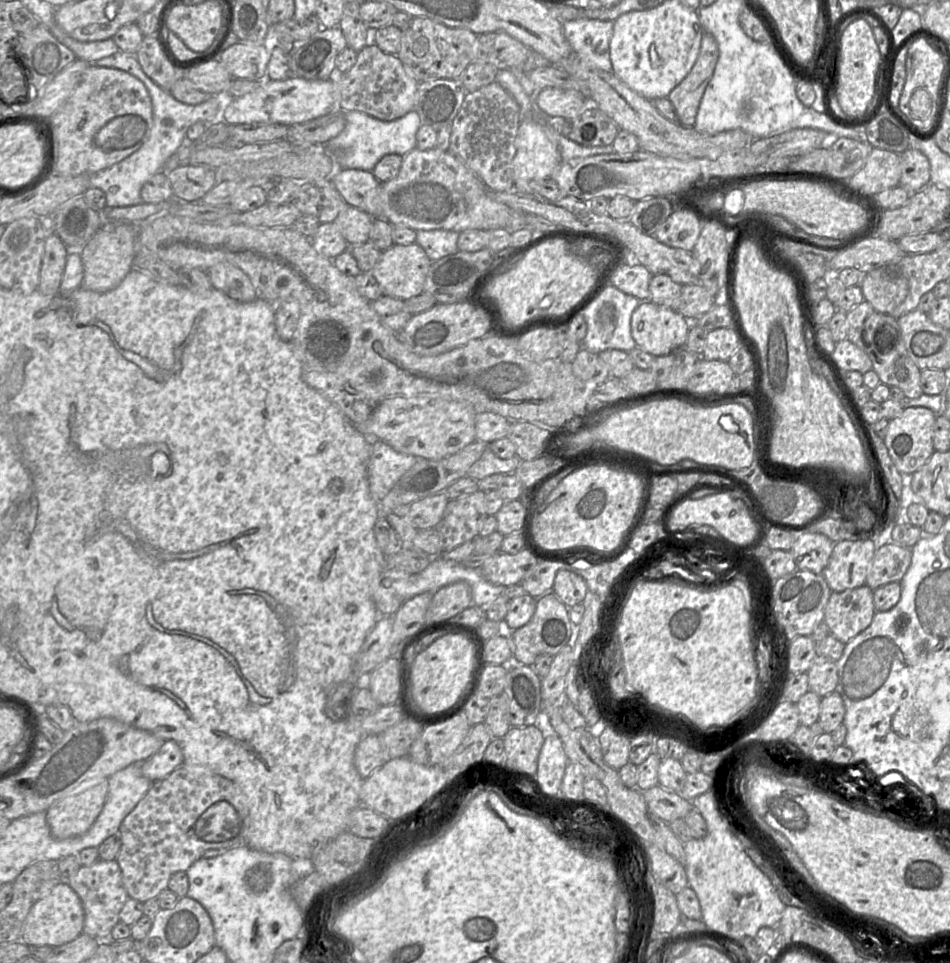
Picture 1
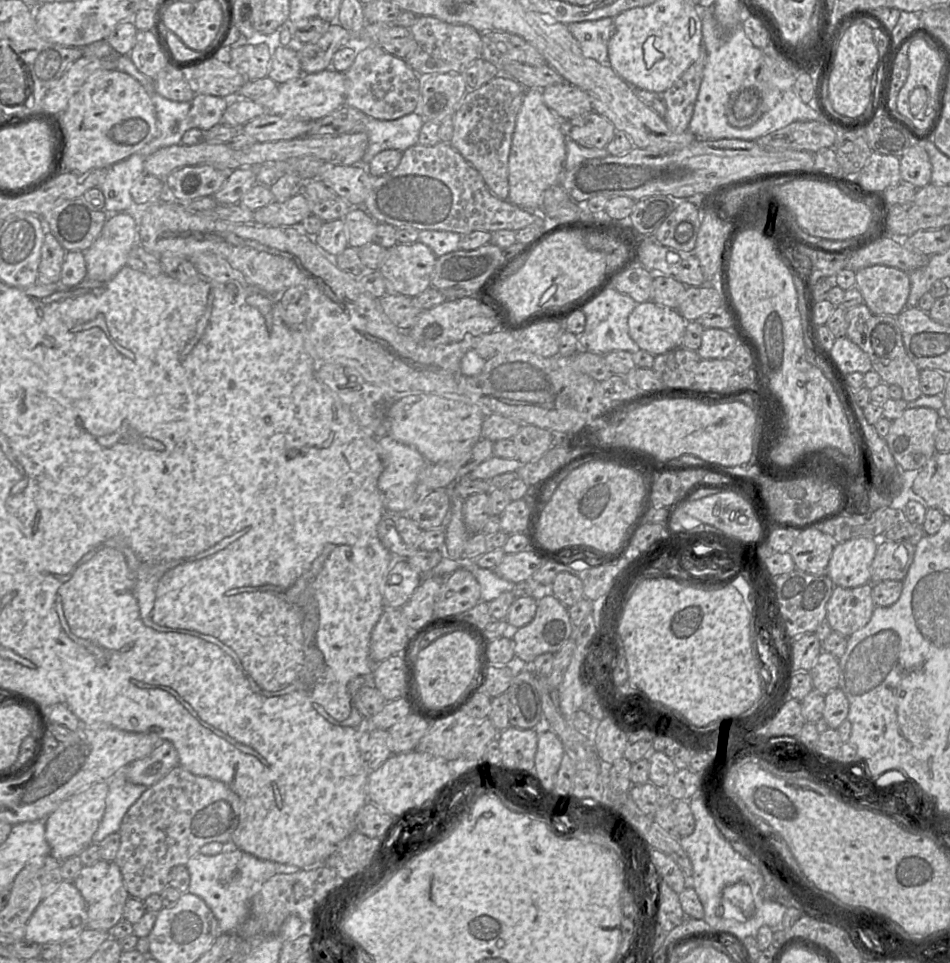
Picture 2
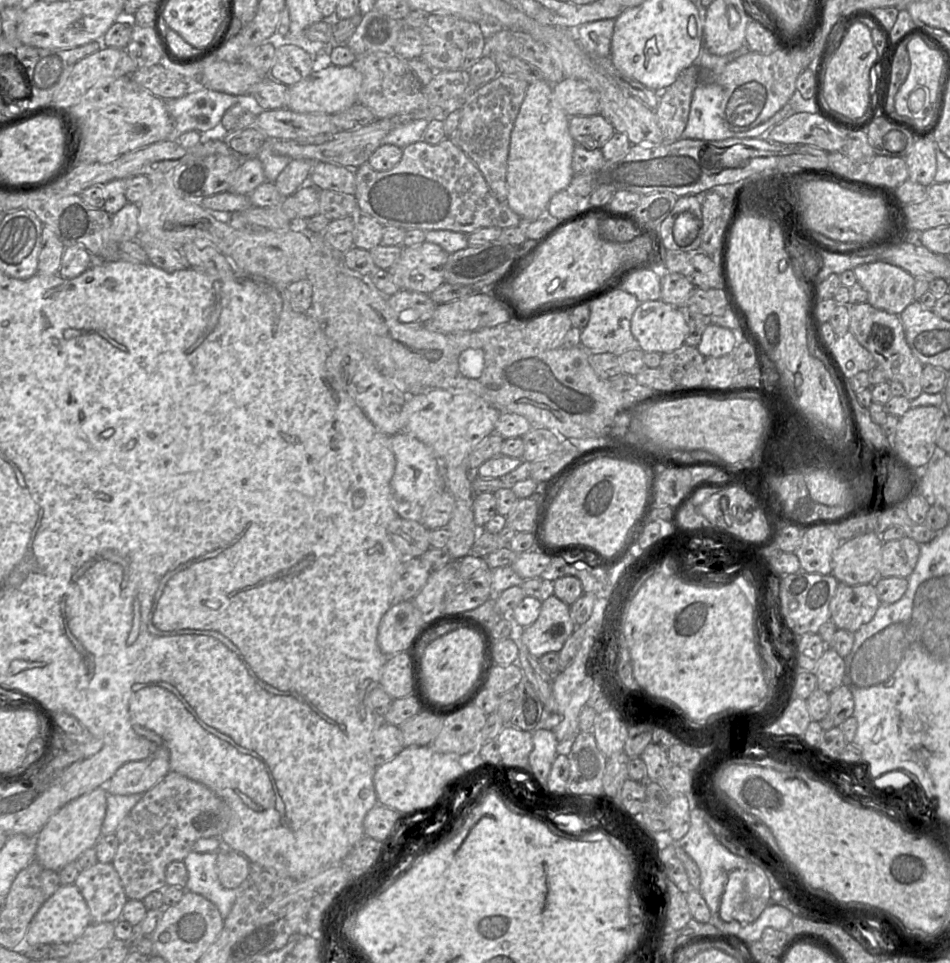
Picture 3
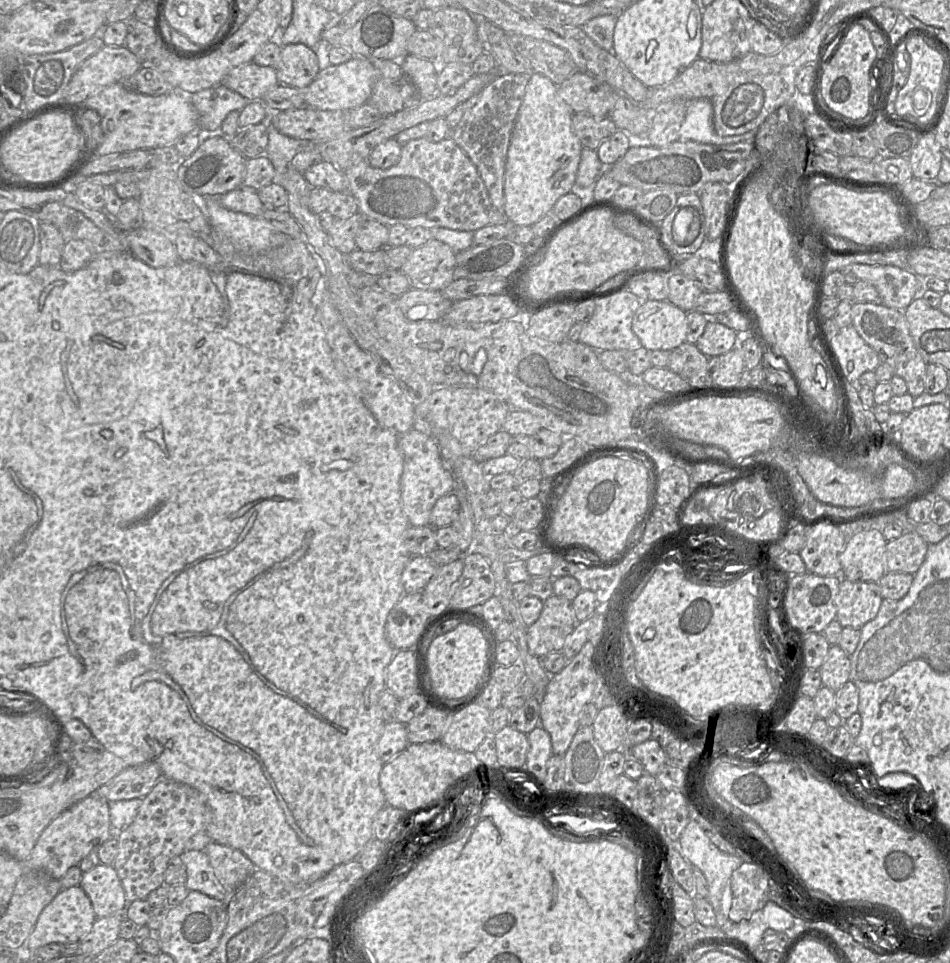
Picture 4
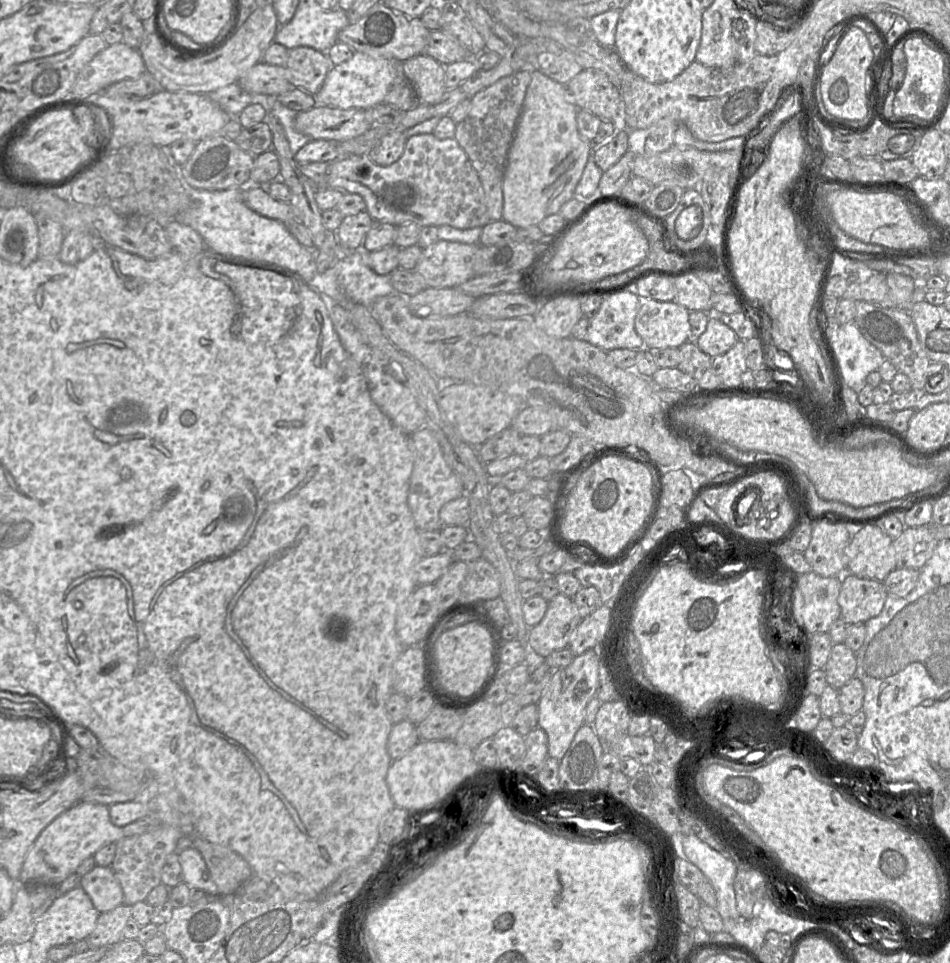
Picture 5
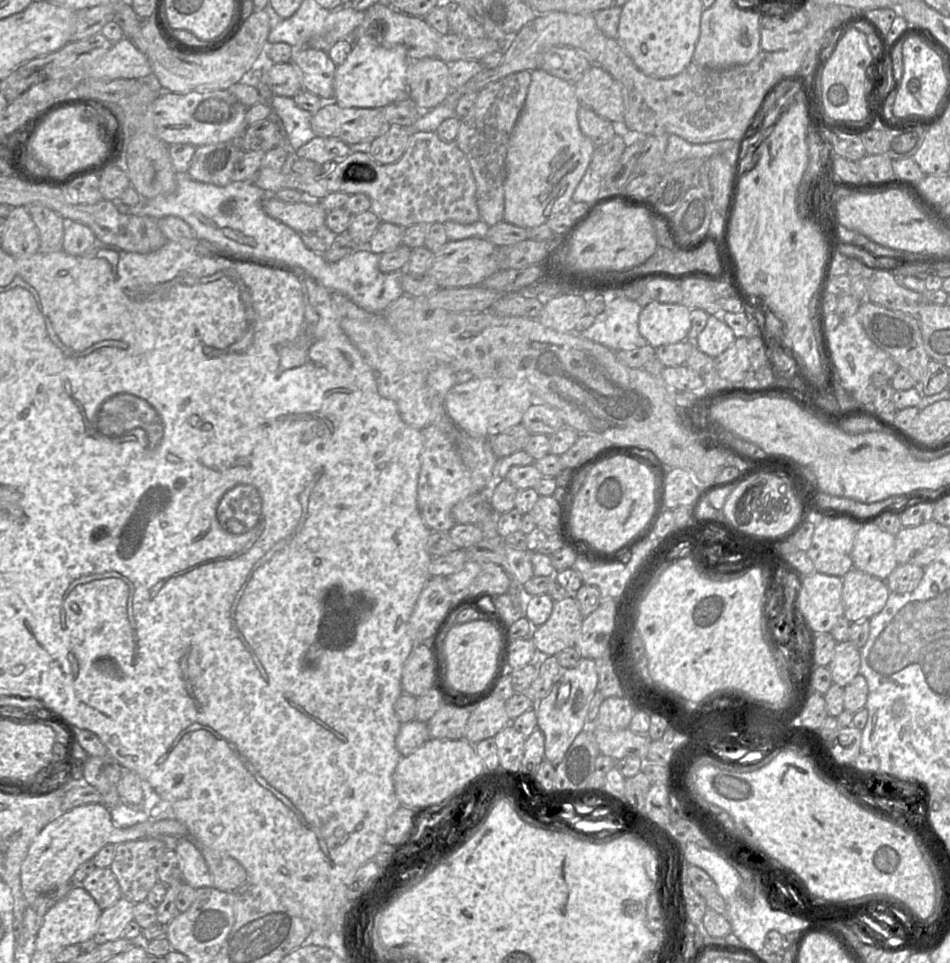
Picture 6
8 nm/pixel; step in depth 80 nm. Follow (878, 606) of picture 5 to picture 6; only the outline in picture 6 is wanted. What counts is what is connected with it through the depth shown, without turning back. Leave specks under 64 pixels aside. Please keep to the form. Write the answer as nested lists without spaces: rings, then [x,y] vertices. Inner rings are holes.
[[[854,568],[842,580],[844,616],[851,623],[869,620],[886,605],[890,590],[885,580]]]

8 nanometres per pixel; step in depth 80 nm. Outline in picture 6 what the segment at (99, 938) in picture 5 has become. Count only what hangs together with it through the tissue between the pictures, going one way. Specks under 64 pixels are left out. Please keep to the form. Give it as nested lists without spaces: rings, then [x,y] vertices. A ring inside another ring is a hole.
[[[122,897],[113,906],[102,910],[98,930],[93,937],[97,945],[123,937],[127,925],[134,920],[134,905],[125,897]]]

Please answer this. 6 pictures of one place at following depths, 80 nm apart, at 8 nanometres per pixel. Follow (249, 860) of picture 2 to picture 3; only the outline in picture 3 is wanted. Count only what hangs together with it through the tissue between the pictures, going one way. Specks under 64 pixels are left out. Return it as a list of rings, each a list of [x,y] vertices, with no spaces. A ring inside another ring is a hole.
[[[192,851],[184,859],[188,871],[186,891],[194,892],[211,901],[225,919],[230,913],[242,886],[227,889],[221,884],[216,871],[217,852]]]

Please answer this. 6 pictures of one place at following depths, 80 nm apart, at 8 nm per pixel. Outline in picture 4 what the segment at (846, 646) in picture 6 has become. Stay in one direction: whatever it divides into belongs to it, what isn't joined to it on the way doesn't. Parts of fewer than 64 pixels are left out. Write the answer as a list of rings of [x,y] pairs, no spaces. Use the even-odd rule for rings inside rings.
[[[830,645],[828,654],[819,669],[822,685],[837,692],[850,676],[850,656],[837,645]]]

